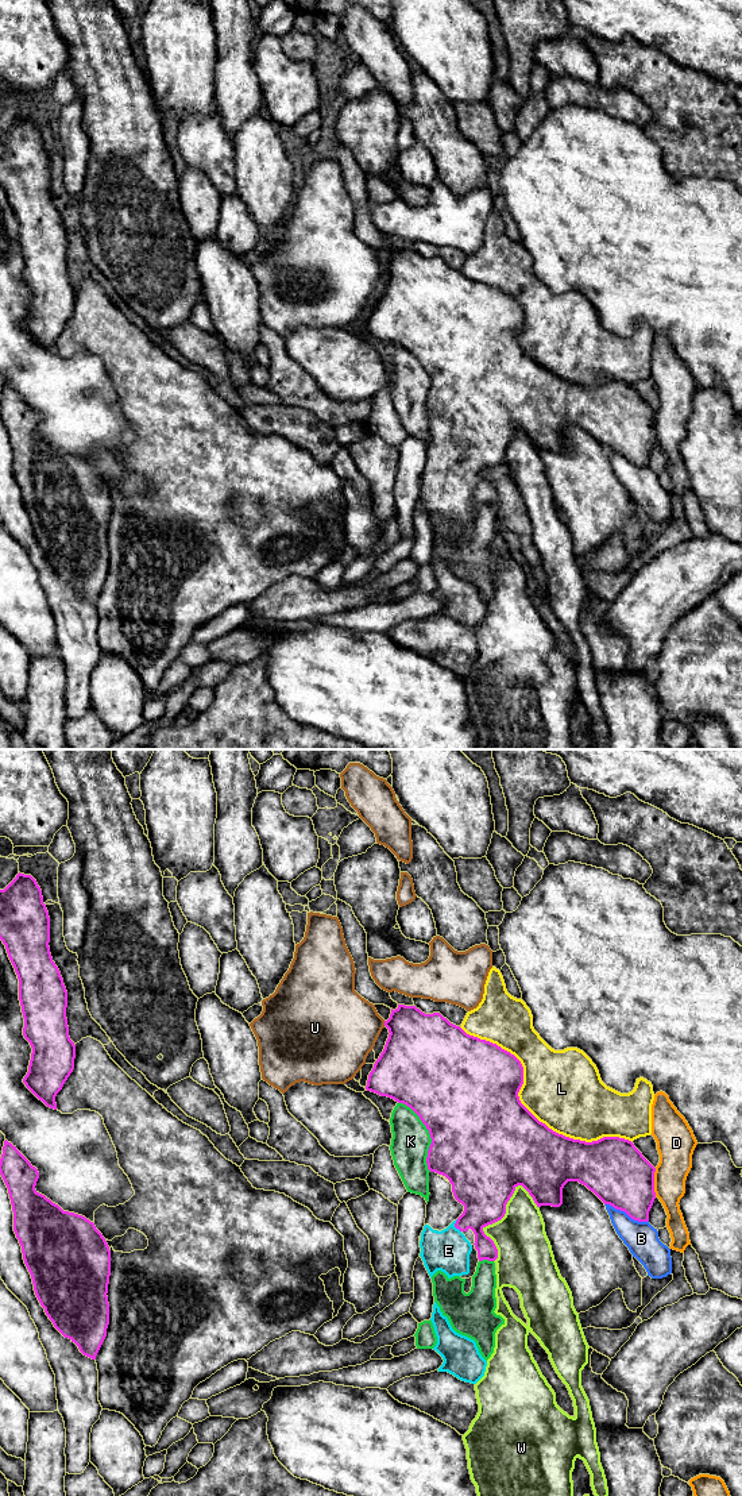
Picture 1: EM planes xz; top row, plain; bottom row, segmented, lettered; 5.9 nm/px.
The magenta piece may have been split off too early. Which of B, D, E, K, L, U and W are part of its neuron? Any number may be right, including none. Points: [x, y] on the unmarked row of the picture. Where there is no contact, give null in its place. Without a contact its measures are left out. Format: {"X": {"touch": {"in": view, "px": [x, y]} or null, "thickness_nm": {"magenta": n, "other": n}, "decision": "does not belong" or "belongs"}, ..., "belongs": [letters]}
{"B": {"touch": {"in": "xz", "px": [626, 457]}, "thickness_nm": {"magenta": 360, "other": 200}, "decision": "does not belong"}, "D": {"touch": {"in": "xz", "px": [653, 425]}, "thickness_nm": {"magenta": 380, "other": 220}, "decision": "does not belong"}, "E": {"touch": {"in": "xz", "px": [455, 470]}, "thickness_nm": {"magenta": 280, "other": 260}, "decision": "belongs"}, "K": {"touch": {"in": "xz", "px": [429, 377]}, "thickness_nm": {"magenta": 500, "other": 220}, "decision": "does not belong"}, "L": {"touch": {"in": "xz", "px": [525, 351]}, "thickness_nm": {"magenta": 500, "other": 460}, "decision": "does not belong"}, "U": {"touch": {"in": "xz", "px": [385, 268]}, "thickness_nm": {"magenta": 400, "other": 420}, "decision": "does not belong"}, "W": {"touch": {"in": "xz", "px": [493, 466]}, "thickness_nm": {"magenta": 380, "other": 320}, "decision": "does not belong"}, "belongs": ["E"]}

